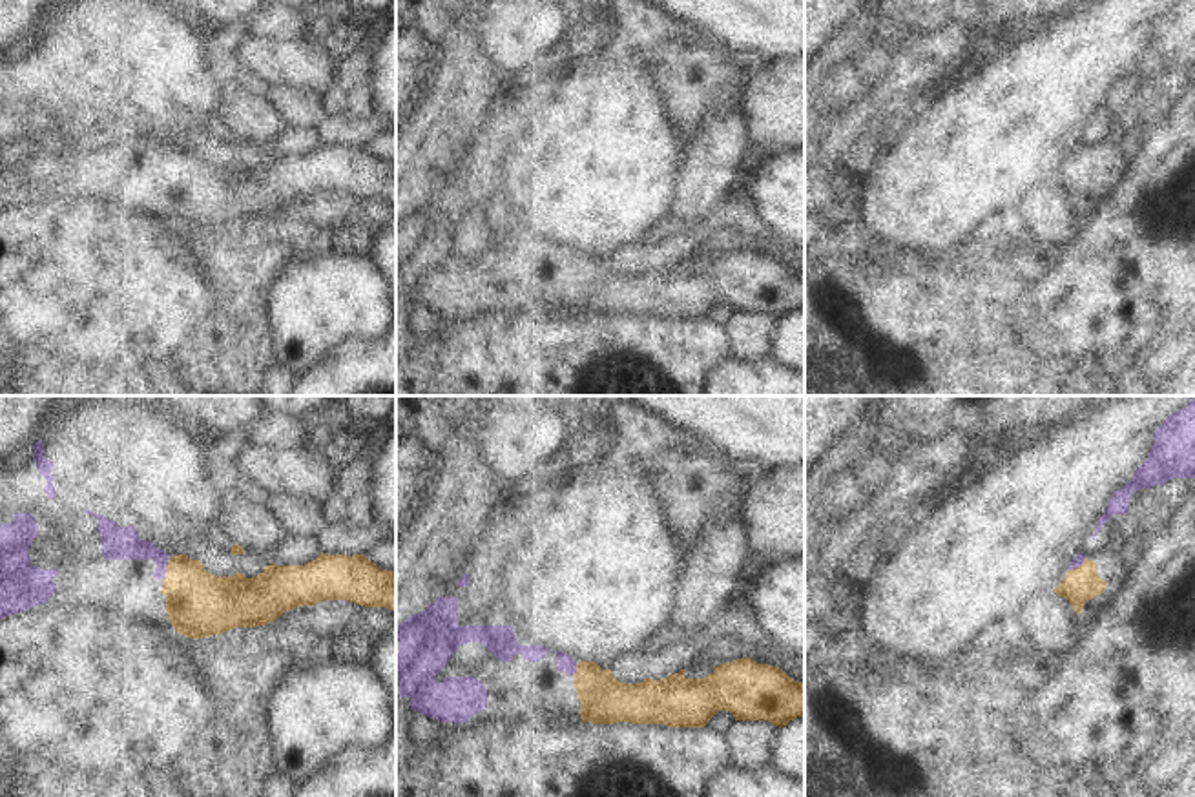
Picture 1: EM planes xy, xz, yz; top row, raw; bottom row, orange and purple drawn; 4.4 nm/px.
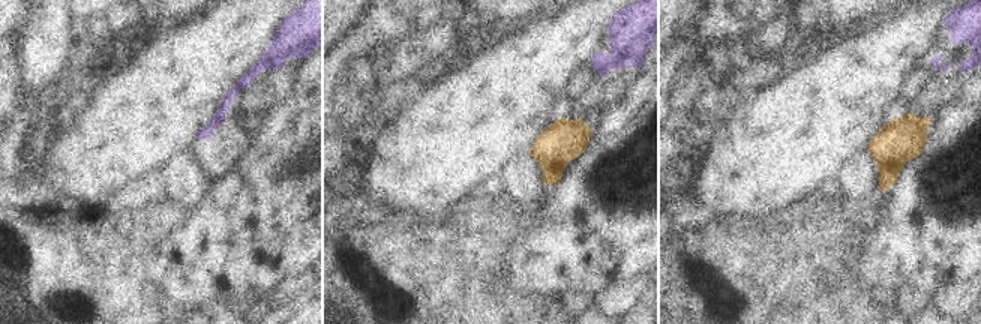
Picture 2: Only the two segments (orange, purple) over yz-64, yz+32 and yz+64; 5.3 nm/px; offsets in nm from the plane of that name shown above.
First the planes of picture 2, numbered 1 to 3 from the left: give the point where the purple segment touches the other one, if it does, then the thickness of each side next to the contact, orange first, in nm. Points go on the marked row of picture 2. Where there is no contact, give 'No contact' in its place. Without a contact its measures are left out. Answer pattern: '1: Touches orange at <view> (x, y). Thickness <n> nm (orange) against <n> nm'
1: No contact
2: No contact
3: No contact.

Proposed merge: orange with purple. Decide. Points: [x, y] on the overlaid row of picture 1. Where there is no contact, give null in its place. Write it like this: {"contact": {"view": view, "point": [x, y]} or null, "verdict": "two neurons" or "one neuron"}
{"contact": {"view": "xy", "point": [166, 566]}, "verdict": "one neuron"}

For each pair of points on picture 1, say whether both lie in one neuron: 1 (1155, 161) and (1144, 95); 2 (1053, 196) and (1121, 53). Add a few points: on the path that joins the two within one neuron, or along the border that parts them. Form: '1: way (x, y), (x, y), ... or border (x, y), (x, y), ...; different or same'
1: border (1175, 103), (1144, 134), (1139, 152), (1128, 165); different
2: border (1053, 181), (1040, 188); different

